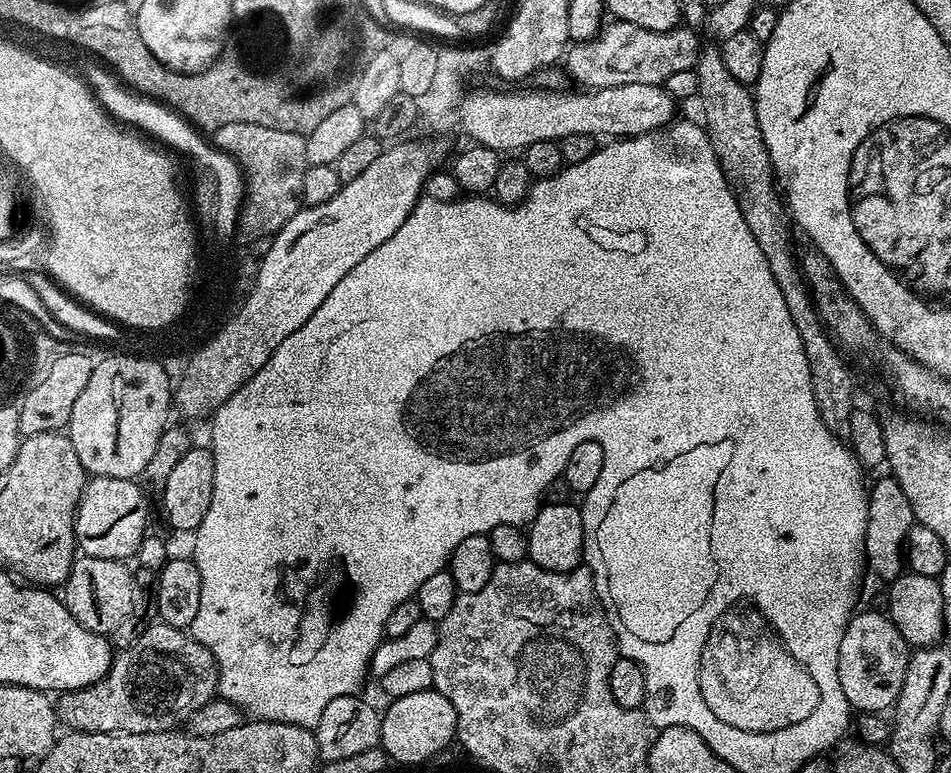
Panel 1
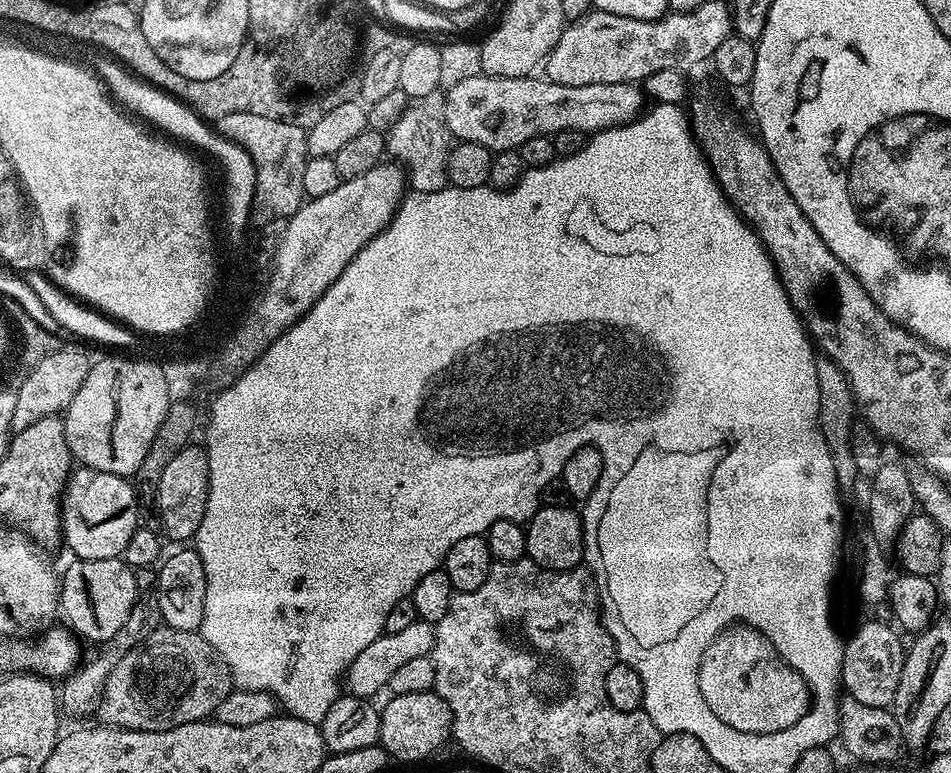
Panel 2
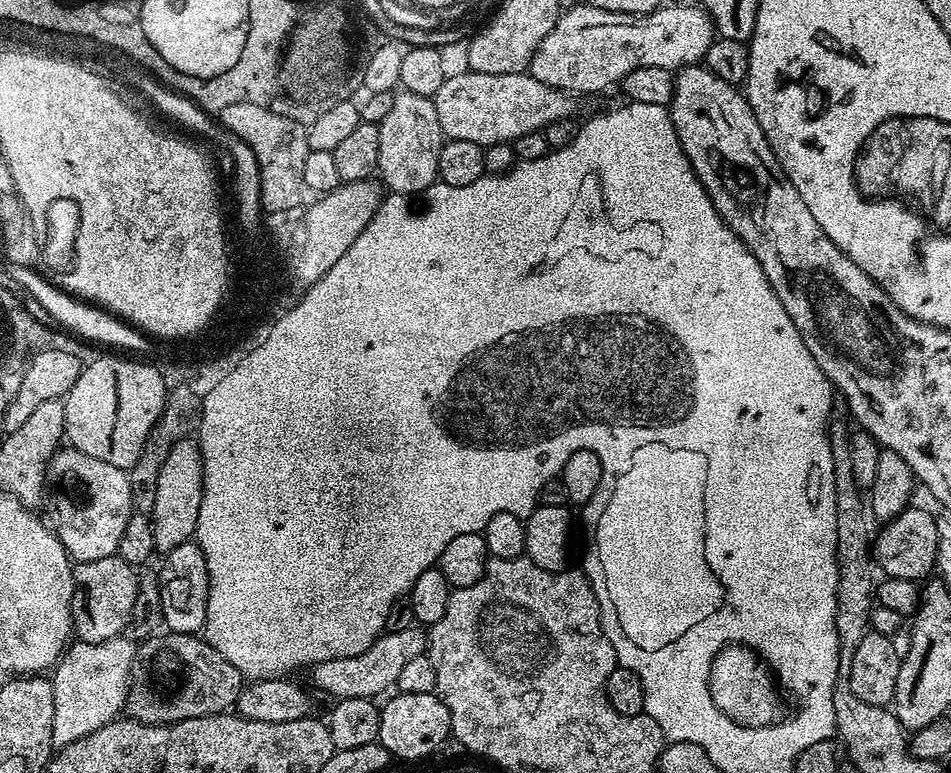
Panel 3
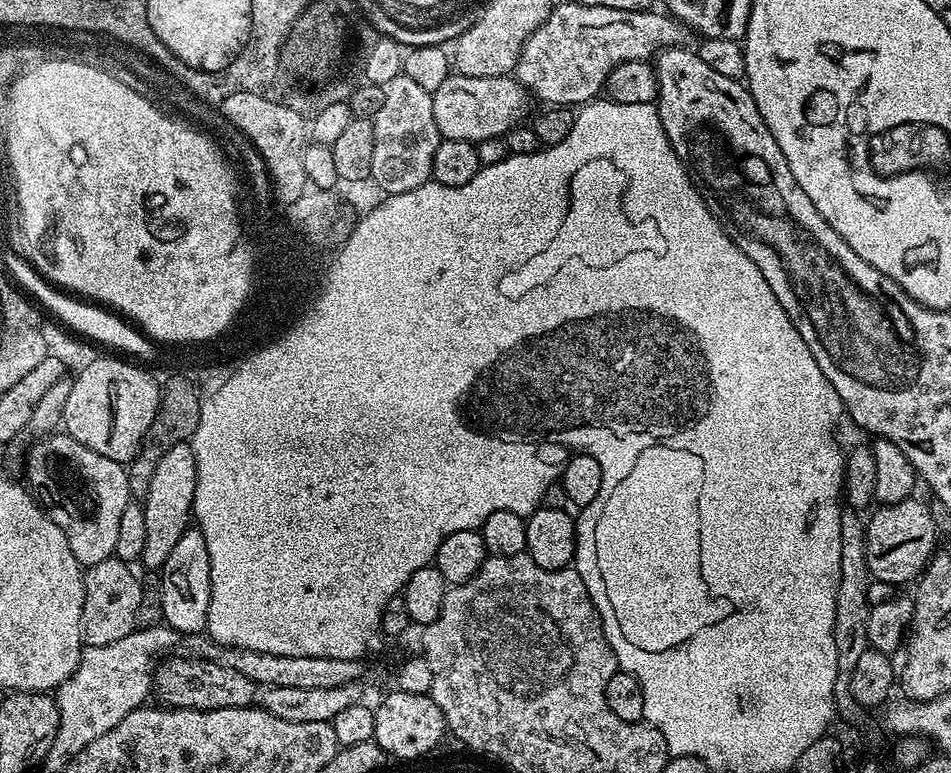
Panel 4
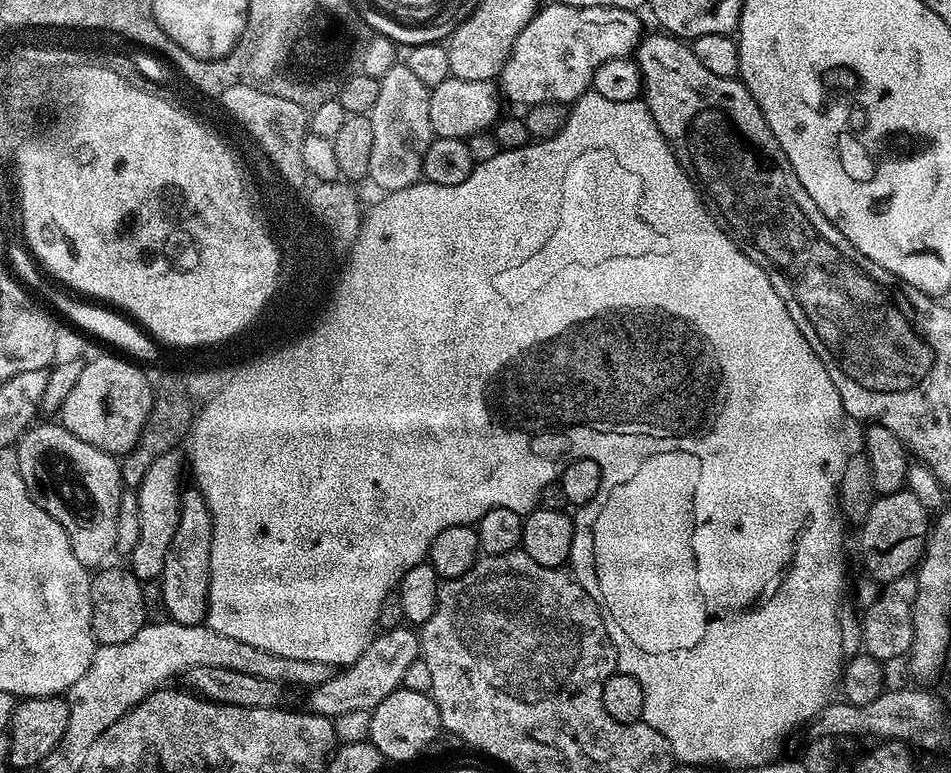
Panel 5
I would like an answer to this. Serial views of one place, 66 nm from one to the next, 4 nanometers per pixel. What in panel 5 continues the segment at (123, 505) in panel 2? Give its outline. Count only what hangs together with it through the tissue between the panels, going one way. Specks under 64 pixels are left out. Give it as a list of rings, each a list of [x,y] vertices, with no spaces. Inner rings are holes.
[[[59,422],[40,423],[33,423],[32,427],[23,432],[16,441],[14,445],[16,471],[26,482],[28,493],[36,499],[38,506],[42,506],[42,510],[50,513],[60,523],[62,530],[66,530],[78,562],[82,562],[82,566],[89,570],[99,569],[105,563],[103,560],[108,555],[110,557],[113,555],[116,546],[118,502],[122,491],[121,461],[111,452],[103,452],[98,450],[98,446],[90,446],[90,442],[82,442],[82,438],[70,434],[70,430],[66,430]]]

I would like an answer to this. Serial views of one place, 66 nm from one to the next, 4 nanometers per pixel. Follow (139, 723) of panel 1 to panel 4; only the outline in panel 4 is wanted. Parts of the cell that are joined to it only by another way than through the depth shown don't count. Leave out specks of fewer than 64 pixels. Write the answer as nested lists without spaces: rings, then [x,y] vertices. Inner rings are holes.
[[[172,654],[167,657],[168,660],[164,665],[161,663],[154,672],[154,696],[157,696],[161,705],[169,708],[189,708],[190,710],[226,710],[227,708],[247,708],[255,705],[258,700],[258,686],[250,678],[246,678],[242,674],[238,674],[238,670],[230,670],[230,666],[222,666],[218,660],[206,660],[195,654],[183,654],[184,656],[176,656]]]

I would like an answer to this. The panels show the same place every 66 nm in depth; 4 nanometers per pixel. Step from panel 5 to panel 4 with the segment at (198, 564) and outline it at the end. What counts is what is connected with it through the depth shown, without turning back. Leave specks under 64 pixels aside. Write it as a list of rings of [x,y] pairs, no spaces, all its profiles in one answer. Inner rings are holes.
[[[190,526],[178,538],[170,558],[159,569],[159,598],[164,611],[163,623],[181,634],[200,634],[205,631],[210,606],[210,554],[206,554],[206,542],[199,527]]]

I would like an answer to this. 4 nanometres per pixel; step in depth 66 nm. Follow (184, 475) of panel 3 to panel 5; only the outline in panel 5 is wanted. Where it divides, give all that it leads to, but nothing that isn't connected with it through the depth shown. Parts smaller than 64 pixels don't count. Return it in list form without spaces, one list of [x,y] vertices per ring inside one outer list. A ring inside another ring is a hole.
[[[180,450],[167,452],[162,454],[162,458],[154,458],[150,470],[146,470],[146,478],[142,478],[139,488],[135,489],[141,533],[138,534],[138,546],[134,546],[130,557],[130,571],[142,582],[159,581],[164,574],[166,554],[170,550],[170,542],[174,542],[180,521],[182,489],[186,484],[184,472],[186,476],[185,453],[183,456]]]

